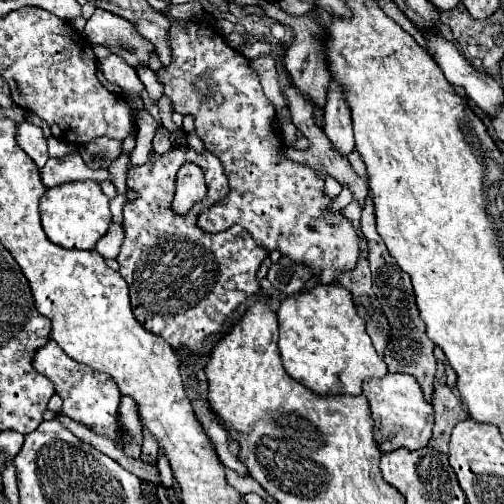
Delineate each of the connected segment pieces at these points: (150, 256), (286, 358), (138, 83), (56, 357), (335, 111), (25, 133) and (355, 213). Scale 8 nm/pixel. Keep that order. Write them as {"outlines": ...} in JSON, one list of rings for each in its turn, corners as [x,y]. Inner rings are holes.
{"outlines":[[[[175,147],[165,155],[153,155],[145,165],[129,169],[127,187],[137,191],[137,199],[125,203],[123,209],[125,239],[117,261],[121,265],[119,275],[131,289],[133,315],[147,331],[161,335],[175,351],[185,351],[187,357],[199,359],[203,357],[207,339],[221,333],[239,303],[259,291],[255,273],[267,251],[239,225],[223,233],[207,233],[197,227],[199,213],[229,195],[223,165],[209,151],[197,153]],[[185,161],[195,161],[203,169],[209,191],[187,215],[175,215],[171,211],[175,179]]],[[[315,285],[309,293],[287,297],[279,311],[279,351],[285,371],[319,395],[361,395],[363,381],[385,377],[387,365],[373,349],[365,321],[357,315],[351,293],[341,285]]],[[[109,55],[109,57],[101,59],[101,61],[99,61],[99,67],[101,67],[101,71],[105,73],[107,81],[119,85],[123,91],[133,93],[133,95],[141,95],[141,93],[143,93],[145,85],[143,85],[143,81],[139,79],[137,71],[135,71],[133,67],[129,67],[129,65],[125,63],[125,59],[121,59],[119,55]]],[[[53,339],[45,343],[45,347],[39,347],[35,351],[33,367],[37,373],[45,375],[55,385],[55,393],[63,399],[63,409],[61,409],[63,415],[89,427],[93,433],[107,437],[113,443],[121,439],[123,431],[121,431],[119,413],[117,413],[121,403],[121,391],[117,391],[117,383],[113,383],[109,375],[97,373],[91,367],[69,359]]],[[[335,79],[329,83],[327,101],[325,101],[325,127],[323,131],[333,141],[335,149],[343,155],[349,155],[355,147],[353,129],[351,129],[351,115],[349,105],[345,103],[345,89],[339,87]]],[[[19,123],[19,133],[17,133],[17,143],[19,147],[35,161],[37,167],[43,167],[49,159],[47,155],[47,141],[43,137],[43,131],[33,125],[33,123]]],[[[351,201],[345,209],[343,209],[345,217],[349,217],[353,221],[353,227],[359,227],[359,217],[361,217],[361,203]]]]}

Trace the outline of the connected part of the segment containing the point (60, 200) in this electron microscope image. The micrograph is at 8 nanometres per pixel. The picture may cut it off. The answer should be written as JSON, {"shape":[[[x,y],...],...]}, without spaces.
{"shape":[[[73,181],[59,187],[47,189],[39,203],[41,225],[47,237],[65,249],[93,249],[95,243],[109,231],[111,227],[111,211],[109,199],[101,191],[97,181]]]}

